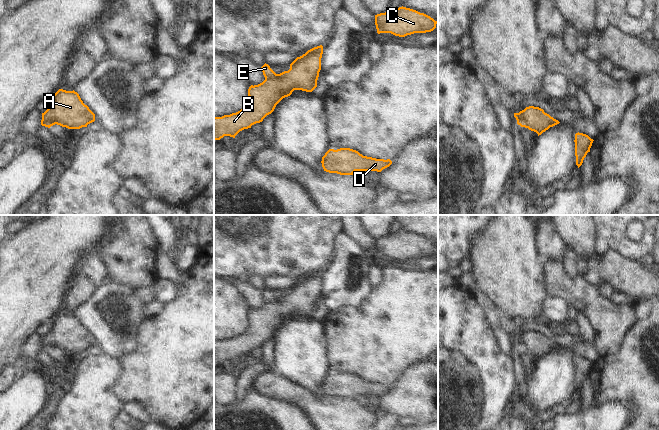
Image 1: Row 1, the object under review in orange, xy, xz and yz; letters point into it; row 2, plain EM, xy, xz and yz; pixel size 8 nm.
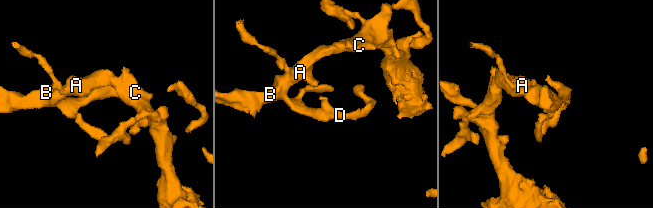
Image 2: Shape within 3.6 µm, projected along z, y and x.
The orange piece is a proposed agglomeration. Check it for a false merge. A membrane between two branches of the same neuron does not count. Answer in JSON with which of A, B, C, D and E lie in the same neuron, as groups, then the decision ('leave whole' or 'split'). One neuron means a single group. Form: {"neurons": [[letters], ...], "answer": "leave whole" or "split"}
{"neurons": [["A", "B", "C", "D"], ["E"]], "answer": "split"}

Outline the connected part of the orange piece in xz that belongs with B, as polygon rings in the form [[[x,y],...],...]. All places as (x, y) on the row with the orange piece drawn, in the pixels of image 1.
[[[322,45],[314,47],[297,57],[288,71],[265,79],[258,85],[251,85],[248,89],[249,100],[240,111],[214,117],[214,140],[224,136],[235,138],[240,131],[262,122],[294,90],[312,92],[317,87],[322,54]]]

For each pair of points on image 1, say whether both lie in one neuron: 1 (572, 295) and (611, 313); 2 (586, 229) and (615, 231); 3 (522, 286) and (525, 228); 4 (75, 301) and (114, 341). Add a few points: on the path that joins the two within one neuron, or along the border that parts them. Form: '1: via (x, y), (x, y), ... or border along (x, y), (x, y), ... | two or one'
1: via (582, 295), (601, 313) | one
2: border along (594, 225), (595, 254) | two
3: via (522, 272), (522, 242) | one
4: border along (96, 288), (73, 313) | two

